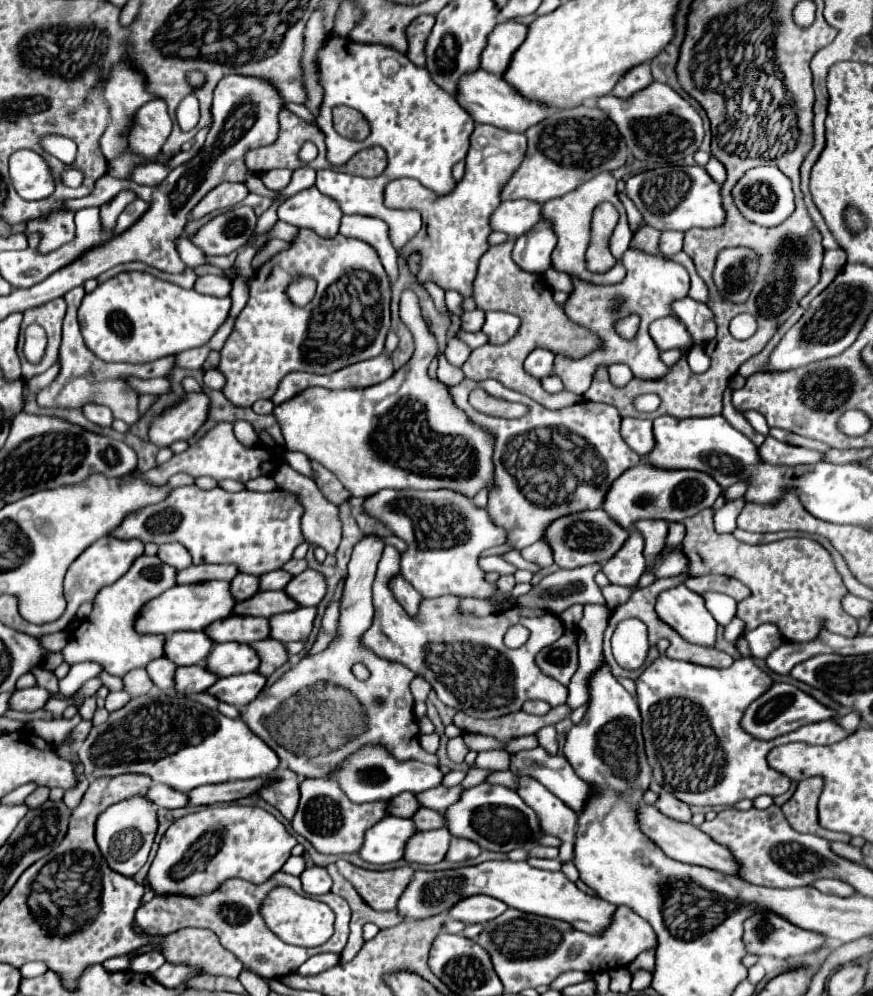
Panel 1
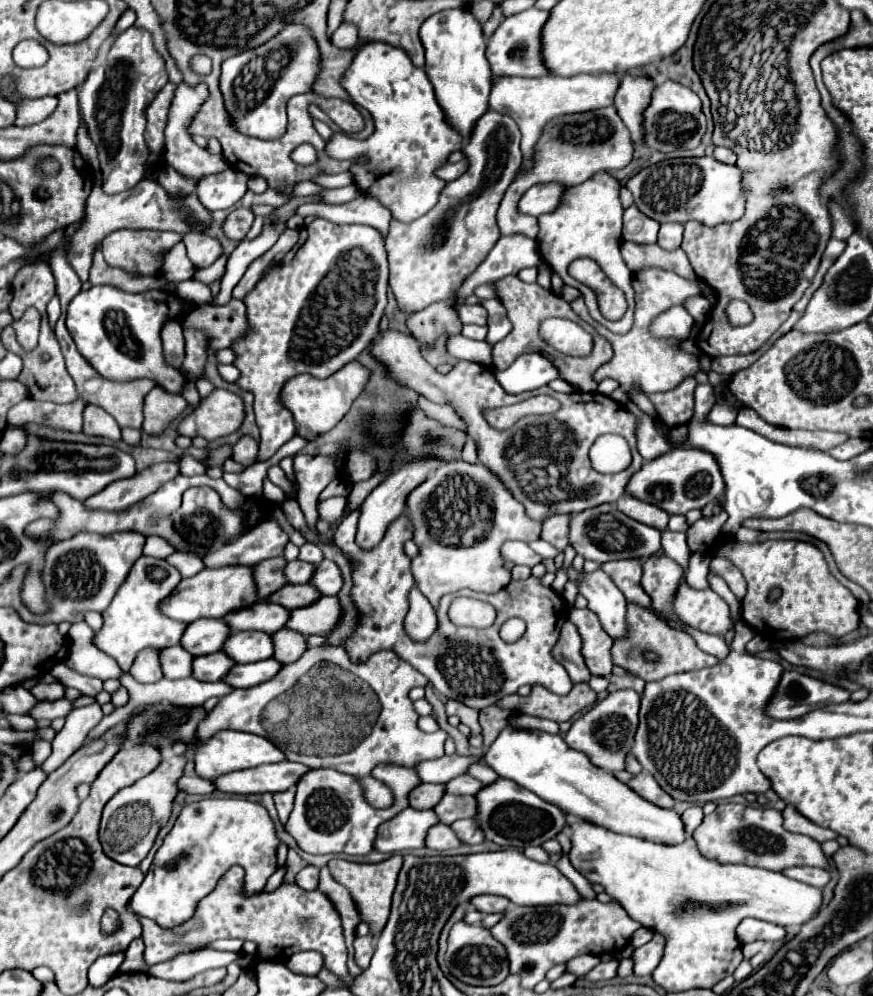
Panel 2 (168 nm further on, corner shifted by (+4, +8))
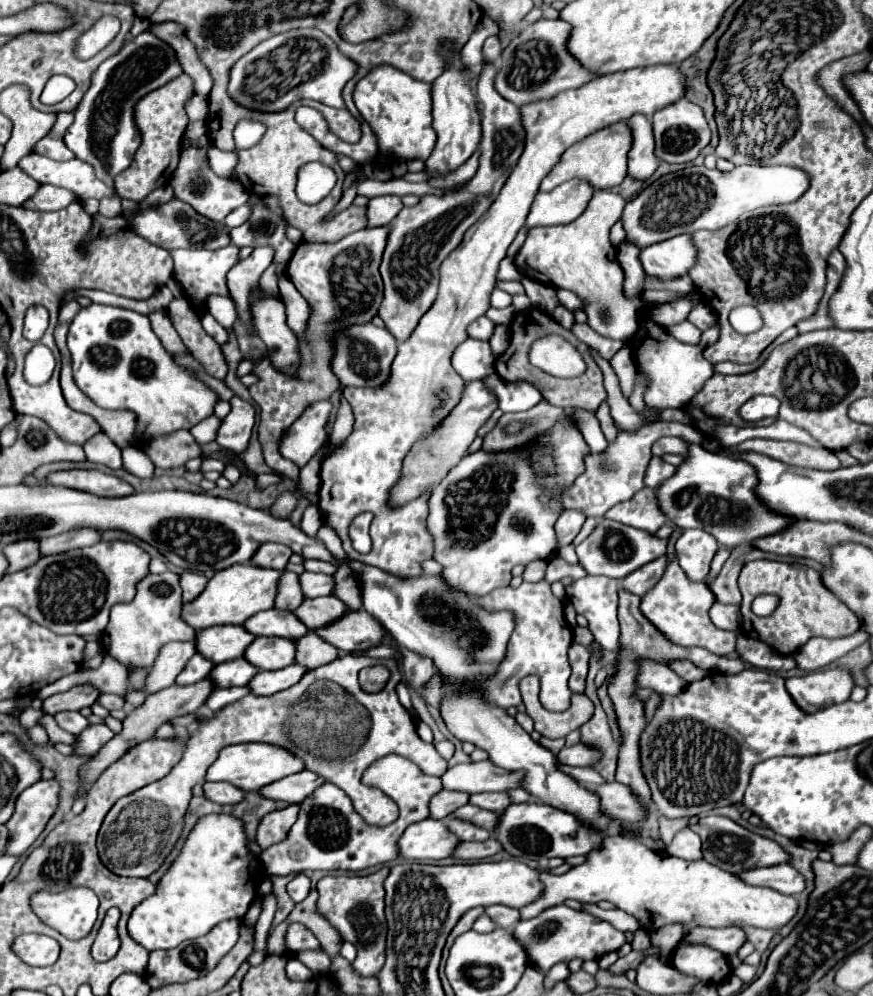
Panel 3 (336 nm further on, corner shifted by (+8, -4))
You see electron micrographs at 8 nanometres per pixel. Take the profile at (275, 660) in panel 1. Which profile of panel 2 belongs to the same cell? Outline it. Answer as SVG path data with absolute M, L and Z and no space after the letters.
M281 629L273 633L273 643L275 643L275 659L279 663L293 663L297 661L305 651L307 651L307 641L305 635L293 631L293 629Z

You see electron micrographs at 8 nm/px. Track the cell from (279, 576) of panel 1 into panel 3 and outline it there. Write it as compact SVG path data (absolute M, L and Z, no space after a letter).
M305 571L305 573L299 575L299 585L303 587L303 595L305 597L331 595L331 591L333 591L333 577Z

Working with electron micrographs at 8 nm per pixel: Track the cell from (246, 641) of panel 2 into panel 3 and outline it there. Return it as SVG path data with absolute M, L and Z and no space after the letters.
M255 637L255 641L245 649L245 659L259 671L283 669L295 659L295 645L281 637Z

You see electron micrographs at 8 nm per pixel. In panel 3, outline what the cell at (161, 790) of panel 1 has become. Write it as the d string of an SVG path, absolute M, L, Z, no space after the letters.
M205 783L203 785L203 791L205 791L205 797L213 803L229 803L229 805L235 805L243 799L243 791L237 789L235 785L231 783Z

